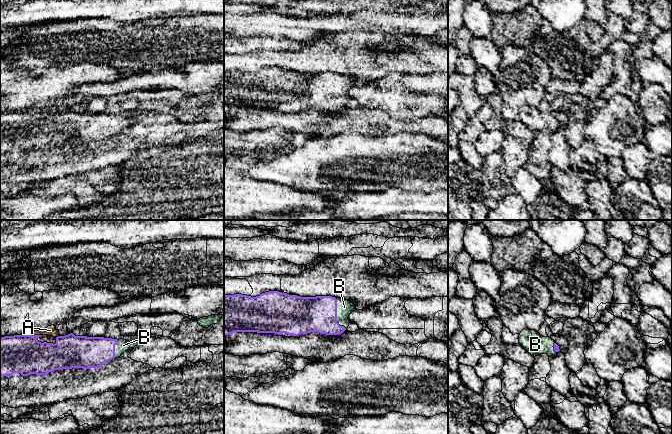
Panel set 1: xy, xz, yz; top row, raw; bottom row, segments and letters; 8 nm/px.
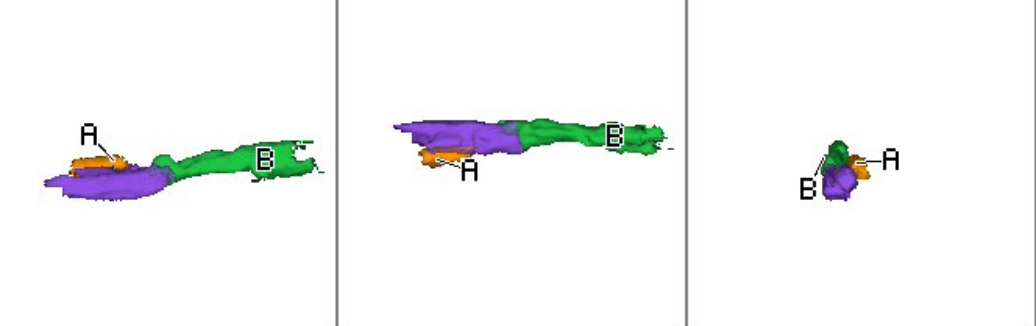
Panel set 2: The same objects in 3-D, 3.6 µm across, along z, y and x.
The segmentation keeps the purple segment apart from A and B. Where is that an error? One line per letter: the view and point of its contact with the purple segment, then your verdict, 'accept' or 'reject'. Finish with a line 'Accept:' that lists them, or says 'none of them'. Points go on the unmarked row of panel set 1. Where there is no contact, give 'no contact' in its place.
A: meets purple in xy at (35, 111); reject
B: meets purple in xz at (336, 91); accept
Accept: B

